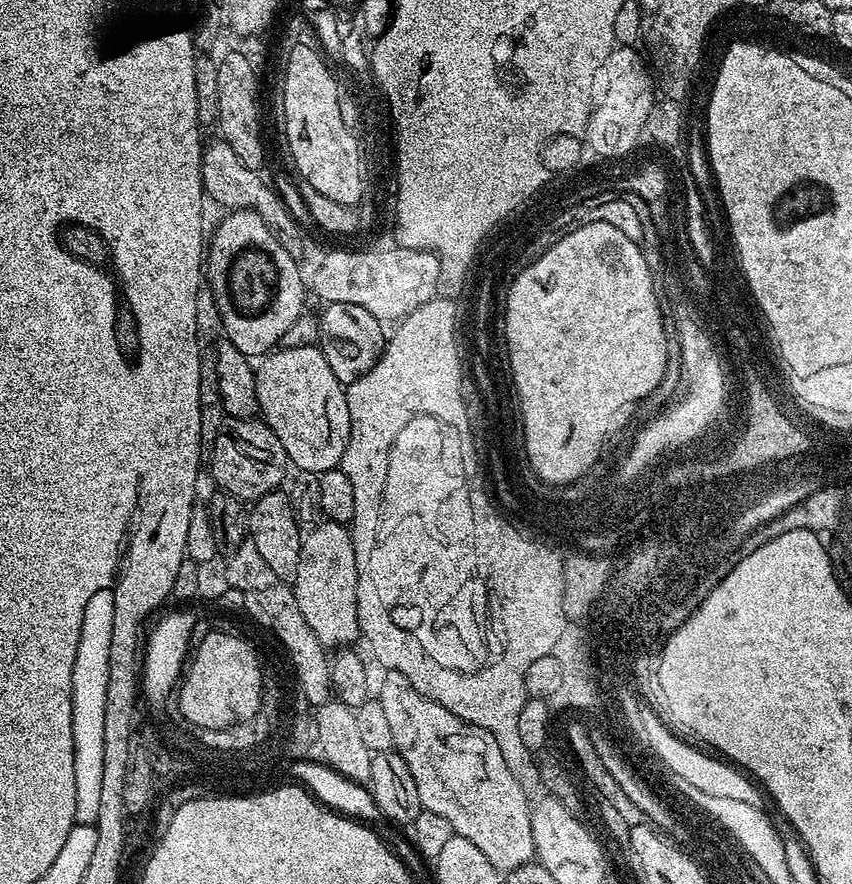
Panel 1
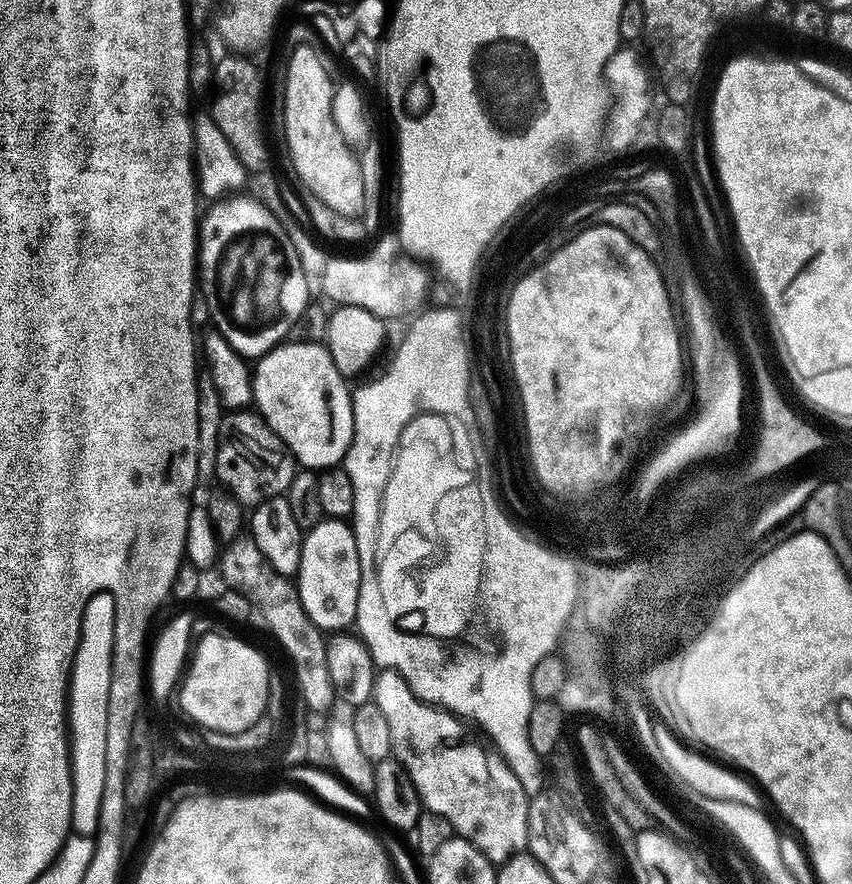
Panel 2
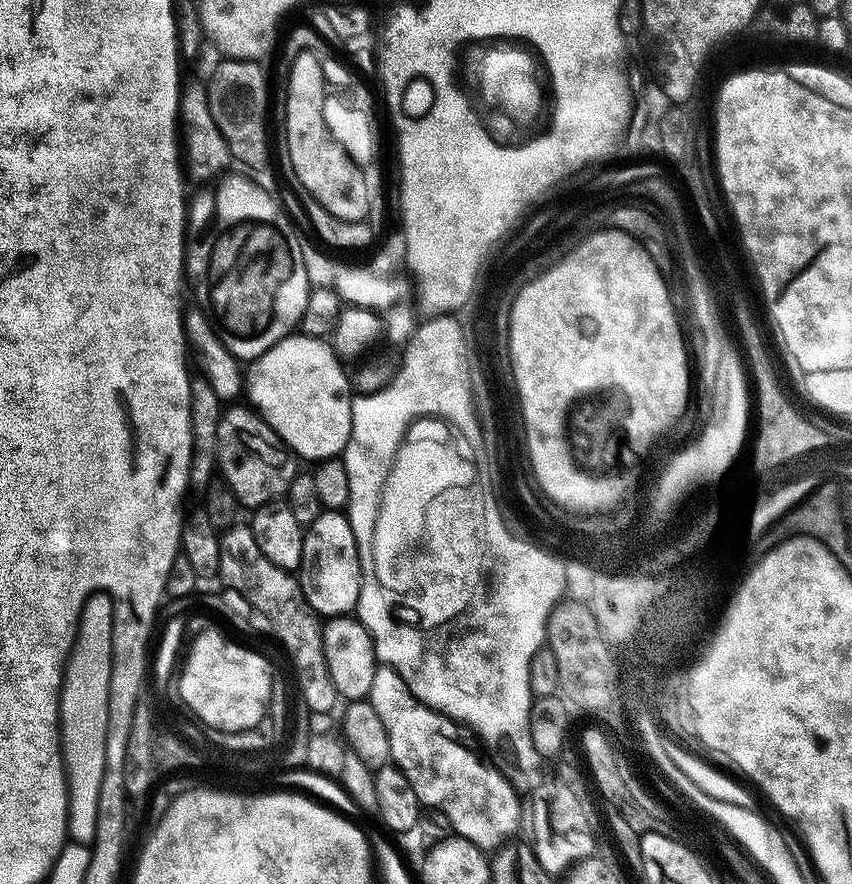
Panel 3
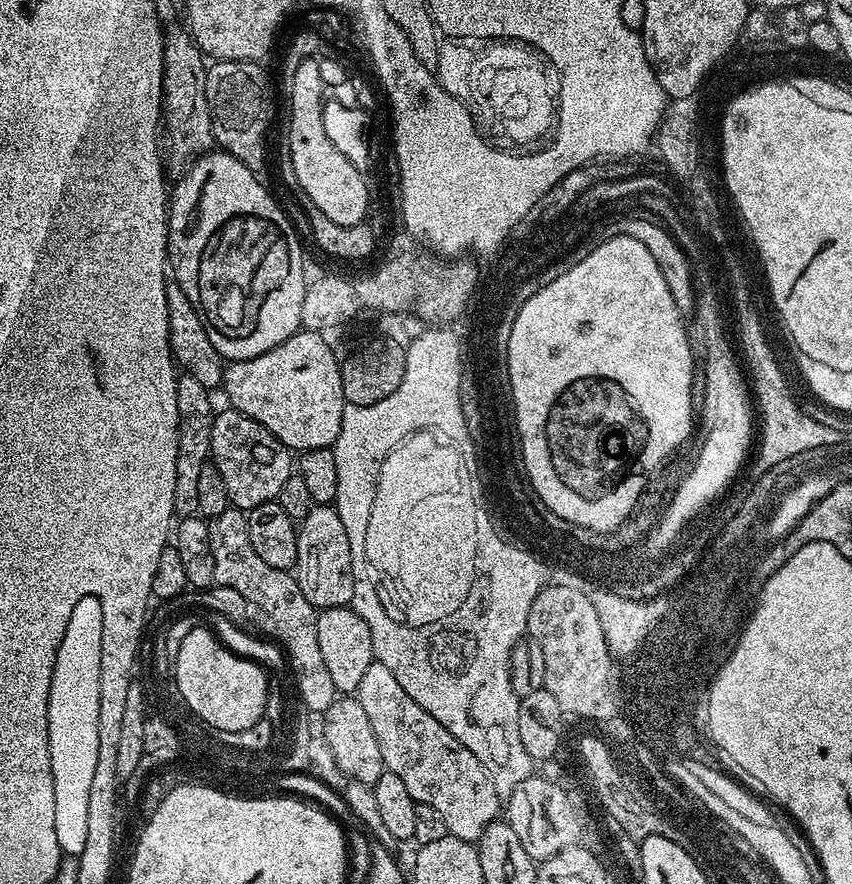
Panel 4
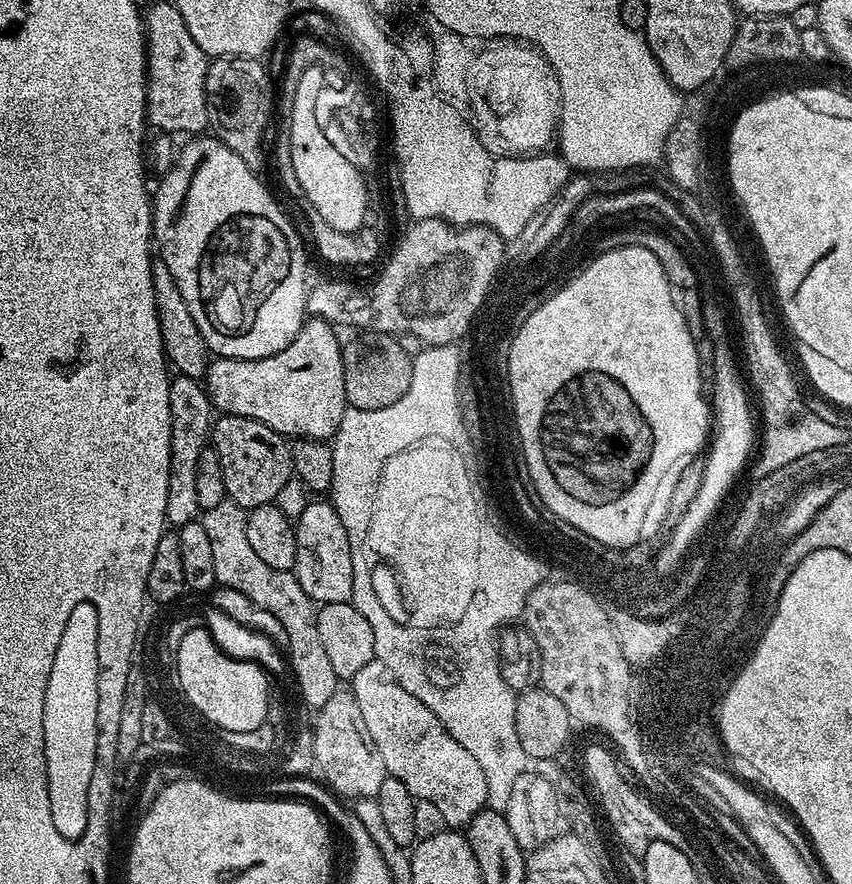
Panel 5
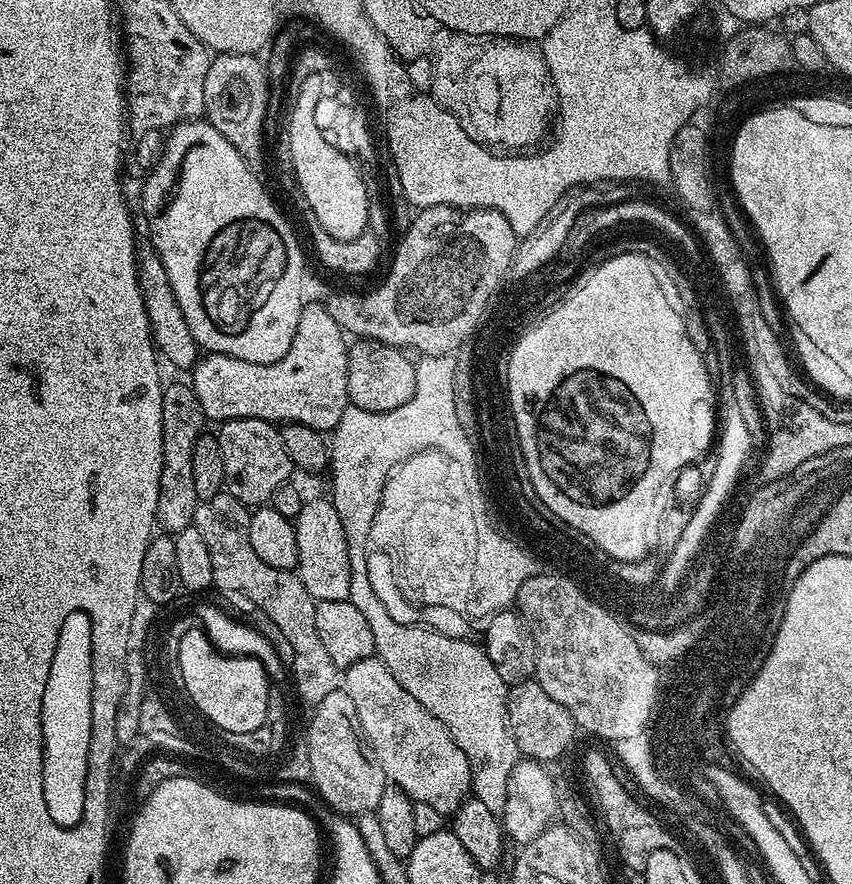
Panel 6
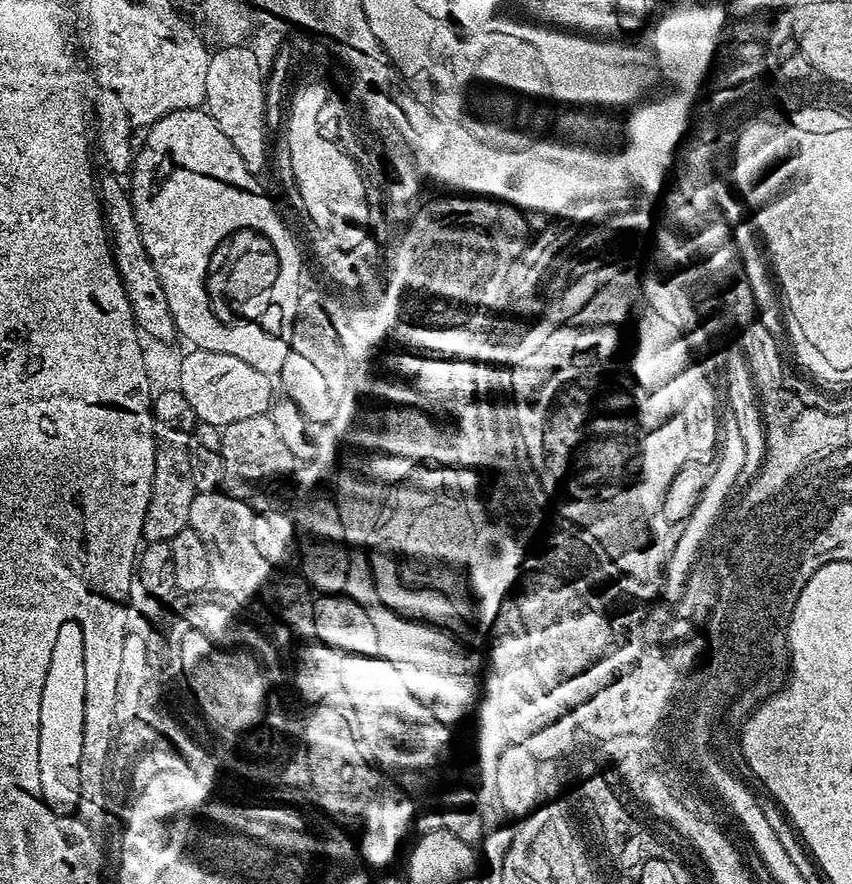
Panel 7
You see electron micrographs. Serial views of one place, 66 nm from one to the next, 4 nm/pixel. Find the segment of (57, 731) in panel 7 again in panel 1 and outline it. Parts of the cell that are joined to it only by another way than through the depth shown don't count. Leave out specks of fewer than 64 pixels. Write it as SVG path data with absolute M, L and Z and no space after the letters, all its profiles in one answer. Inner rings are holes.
M110 589L90 594L86 614L82 614L82 634L78 638L78 654L74 658L72 679L72 729L74 730L74 814L77 824L95 824L101 803L103 763L105 761L106 688L110 675L110 648L114 634L114 594Z

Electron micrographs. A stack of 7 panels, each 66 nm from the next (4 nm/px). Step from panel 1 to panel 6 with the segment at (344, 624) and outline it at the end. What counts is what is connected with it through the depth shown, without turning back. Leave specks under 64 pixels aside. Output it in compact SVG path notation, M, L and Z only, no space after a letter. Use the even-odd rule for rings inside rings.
M305 499L294 523L298 538L298 562L295 571L302 586L306 586L306 590L310 590L310 594L318 602L347 600L350 594L350 554L346 534L342 530L342 518L338 518L338 510L332 505L331 499Z

